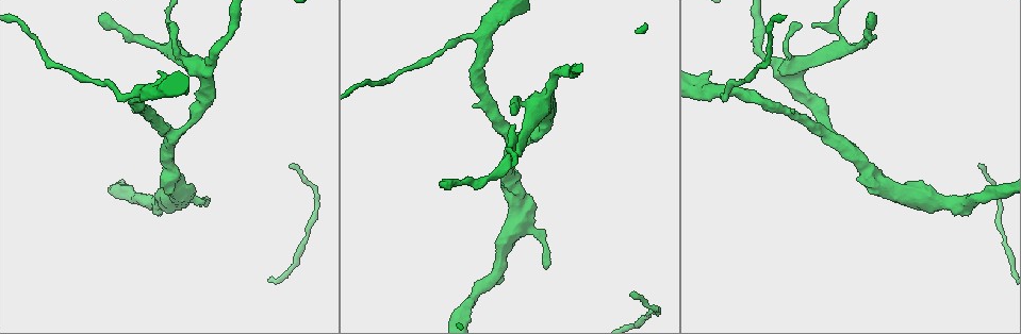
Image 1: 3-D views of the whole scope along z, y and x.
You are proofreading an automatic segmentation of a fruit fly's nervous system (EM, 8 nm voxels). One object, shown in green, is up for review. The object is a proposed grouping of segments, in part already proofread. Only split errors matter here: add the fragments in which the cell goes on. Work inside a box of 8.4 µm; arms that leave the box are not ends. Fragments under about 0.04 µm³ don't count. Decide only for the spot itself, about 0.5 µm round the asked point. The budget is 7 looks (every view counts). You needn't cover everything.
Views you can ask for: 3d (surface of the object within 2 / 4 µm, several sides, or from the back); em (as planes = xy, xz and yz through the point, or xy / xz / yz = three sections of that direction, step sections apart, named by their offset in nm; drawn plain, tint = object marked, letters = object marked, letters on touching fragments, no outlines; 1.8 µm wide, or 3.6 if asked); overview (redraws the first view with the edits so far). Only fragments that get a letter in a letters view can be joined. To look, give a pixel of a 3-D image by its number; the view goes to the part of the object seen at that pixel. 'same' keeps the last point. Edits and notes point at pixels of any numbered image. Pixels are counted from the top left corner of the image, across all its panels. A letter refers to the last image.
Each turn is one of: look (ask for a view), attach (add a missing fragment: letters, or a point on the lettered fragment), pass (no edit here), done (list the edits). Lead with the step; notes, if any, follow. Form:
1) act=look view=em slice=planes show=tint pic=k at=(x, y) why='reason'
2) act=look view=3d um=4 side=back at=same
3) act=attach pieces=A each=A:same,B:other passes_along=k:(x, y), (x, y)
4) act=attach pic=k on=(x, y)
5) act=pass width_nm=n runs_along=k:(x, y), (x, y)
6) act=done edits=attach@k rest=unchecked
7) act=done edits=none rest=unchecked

act=look view=3d um=2 pic=1 at=(546, 105) why='three-way junction'

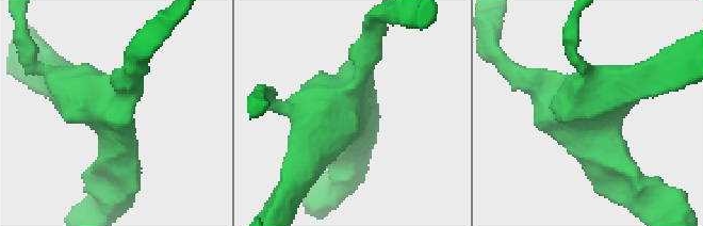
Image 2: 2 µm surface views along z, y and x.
act=look view=em slice=yz step=8 show=letters pic=2 at=(353, 119) why='need the tissue'

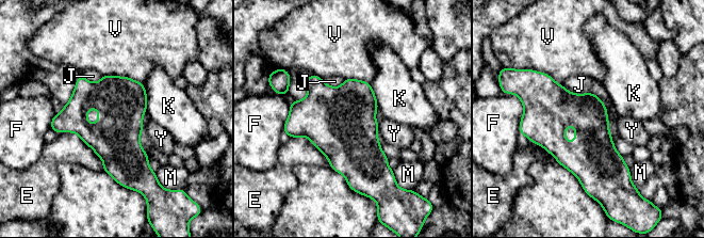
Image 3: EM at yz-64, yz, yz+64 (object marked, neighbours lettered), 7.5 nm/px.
act=pass width_nm=300 each=E:other,F:other,J:other,K:other,M:other,V:other,Y:other found='none of them fits'

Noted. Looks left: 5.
act=look view=3d um=4 pic=1 at=(869, 15) why='free end'

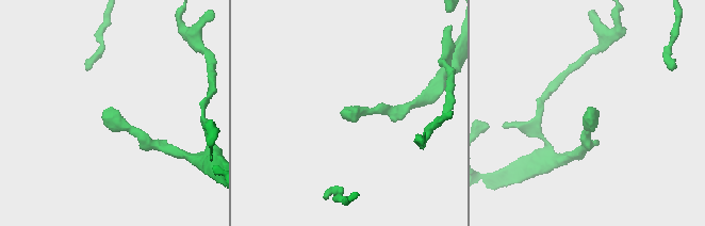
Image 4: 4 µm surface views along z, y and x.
act=look view=em slice=planes show=letters pic=4 at=(106, 112)

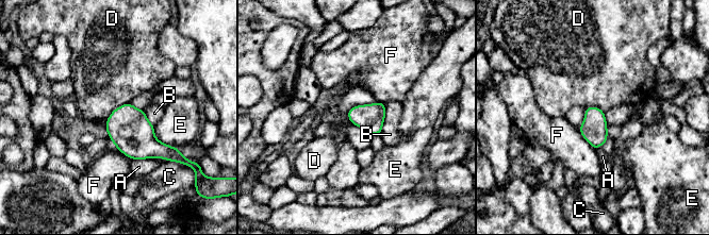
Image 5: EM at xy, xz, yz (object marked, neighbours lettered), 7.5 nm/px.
act=pass longest_contact=E:260nm each=A:other,B:other,C:other,D:other,E:other,F:other found='no lettered fragment goes on from it'

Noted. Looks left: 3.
act=look view=3d um=2 pic=1 at=(207, 201) why='thin end'

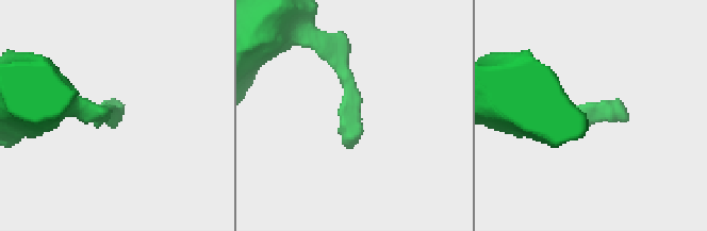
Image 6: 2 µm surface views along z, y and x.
act=look view=em slice=planes show=tint pic=6 at=(627, 117)

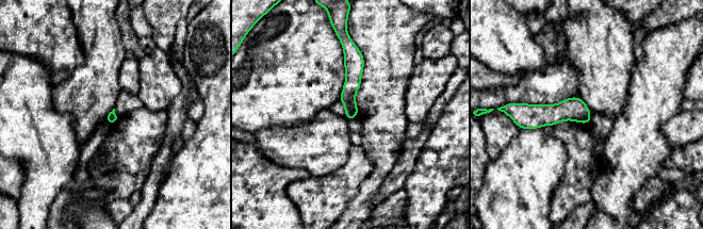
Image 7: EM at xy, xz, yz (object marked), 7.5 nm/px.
act=look view=em slice=planes show=letters at=same why='what lies round it'

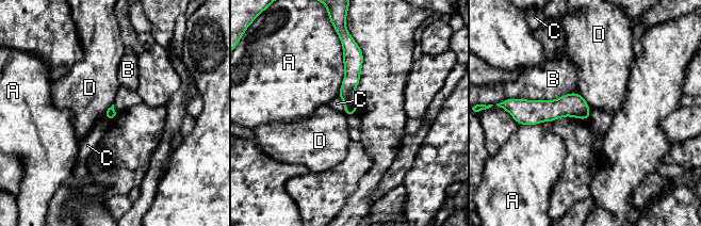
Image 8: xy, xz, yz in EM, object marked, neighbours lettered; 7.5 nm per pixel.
act=pass each=A:other,B:other,C:other,D:other runs_along=8:(355, 49), (348, 112) found='none of them fits'

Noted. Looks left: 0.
act=done edits=none rest=unchecked

